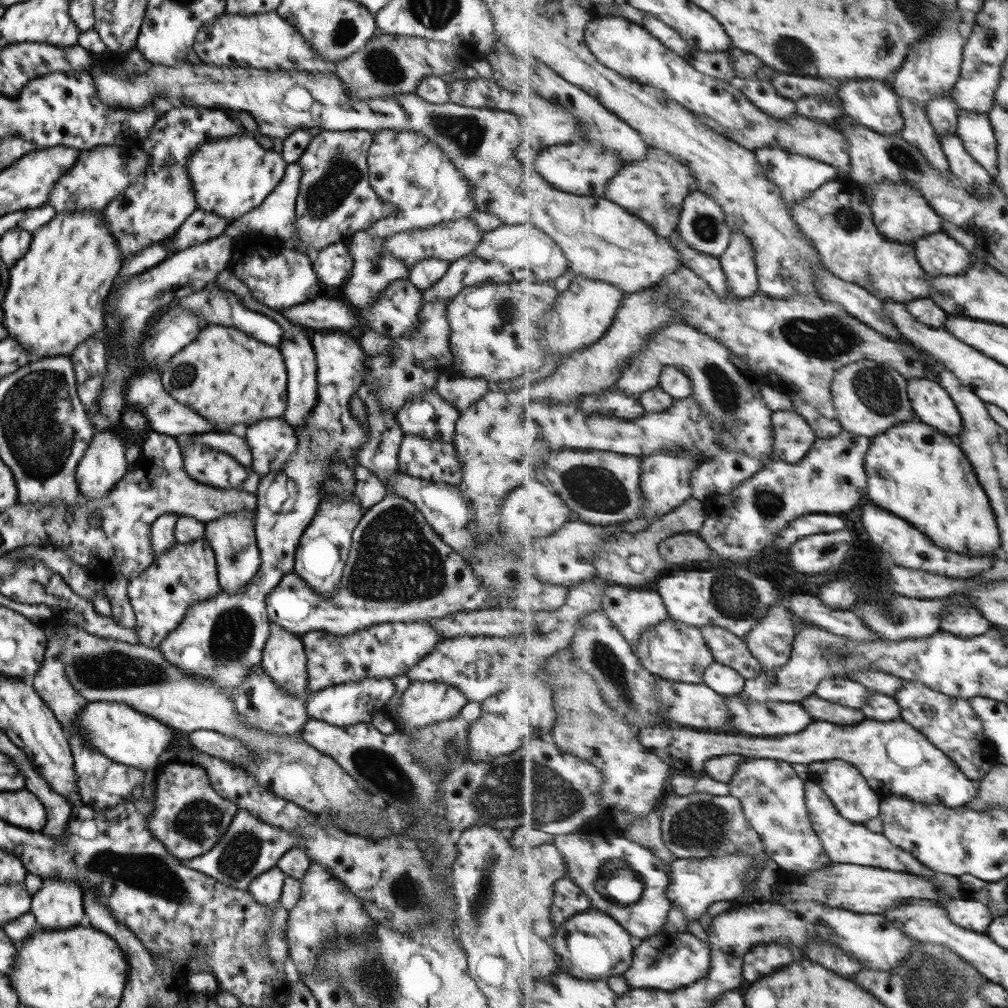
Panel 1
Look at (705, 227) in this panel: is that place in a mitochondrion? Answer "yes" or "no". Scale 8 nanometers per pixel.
yes

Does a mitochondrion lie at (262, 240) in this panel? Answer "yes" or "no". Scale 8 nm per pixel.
no

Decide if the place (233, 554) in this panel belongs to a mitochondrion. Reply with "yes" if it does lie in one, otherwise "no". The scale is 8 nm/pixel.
yes

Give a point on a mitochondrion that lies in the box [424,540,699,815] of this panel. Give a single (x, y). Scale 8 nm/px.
(605, 660)

